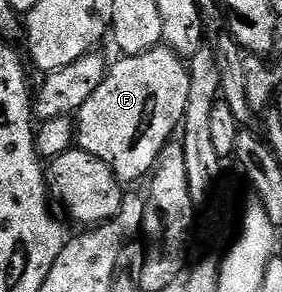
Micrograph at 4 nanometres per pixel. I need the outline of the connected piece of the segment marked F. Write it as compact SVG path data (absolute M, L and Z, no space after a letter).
M160 46L145 54L123 56L108 67L101 86L78 110L78 147L105 162L120 181L139 180L156 167L168 147L167 139L183 123L188 102L189 68L172 48Z

